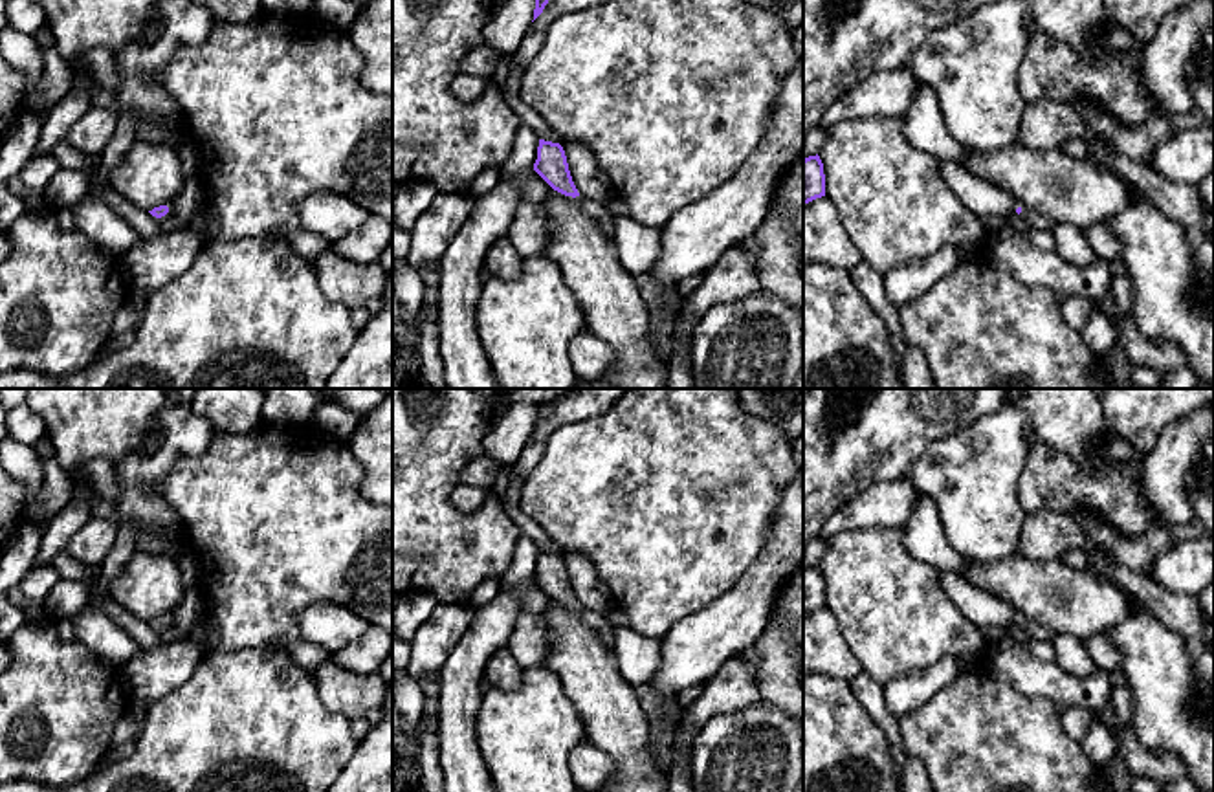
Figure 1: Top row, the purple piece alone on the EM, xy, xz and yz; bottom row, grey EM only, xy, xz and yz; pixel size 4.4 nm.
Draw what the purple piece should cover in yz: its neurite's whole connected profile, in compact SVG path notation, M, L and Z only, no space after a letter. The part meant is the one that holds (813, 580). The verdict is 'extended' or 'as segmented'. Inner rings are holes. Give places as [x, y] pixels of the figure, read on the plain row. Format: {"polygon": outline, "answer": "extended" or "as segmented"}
{"polygon": "M820 566L803 570L803 616L825 607L825 585Z", "answer": "as segmented"}

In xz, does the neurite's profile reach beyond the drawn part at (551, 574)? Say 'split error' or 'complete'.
complete

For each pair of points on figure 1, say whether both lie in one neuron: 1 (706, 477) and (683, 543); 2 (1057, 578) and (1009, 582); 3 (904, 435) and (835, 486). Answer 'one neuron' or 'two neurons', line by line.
1: one neuron
2: one neuron
3: one neuron

